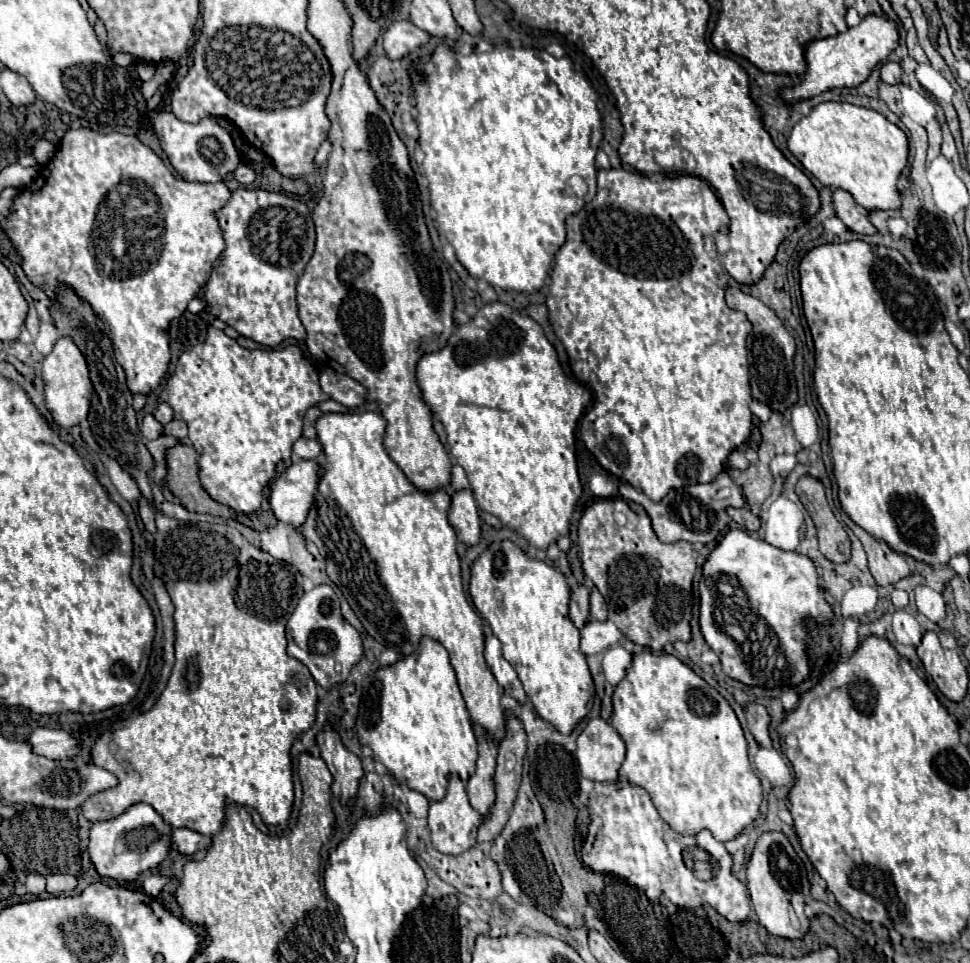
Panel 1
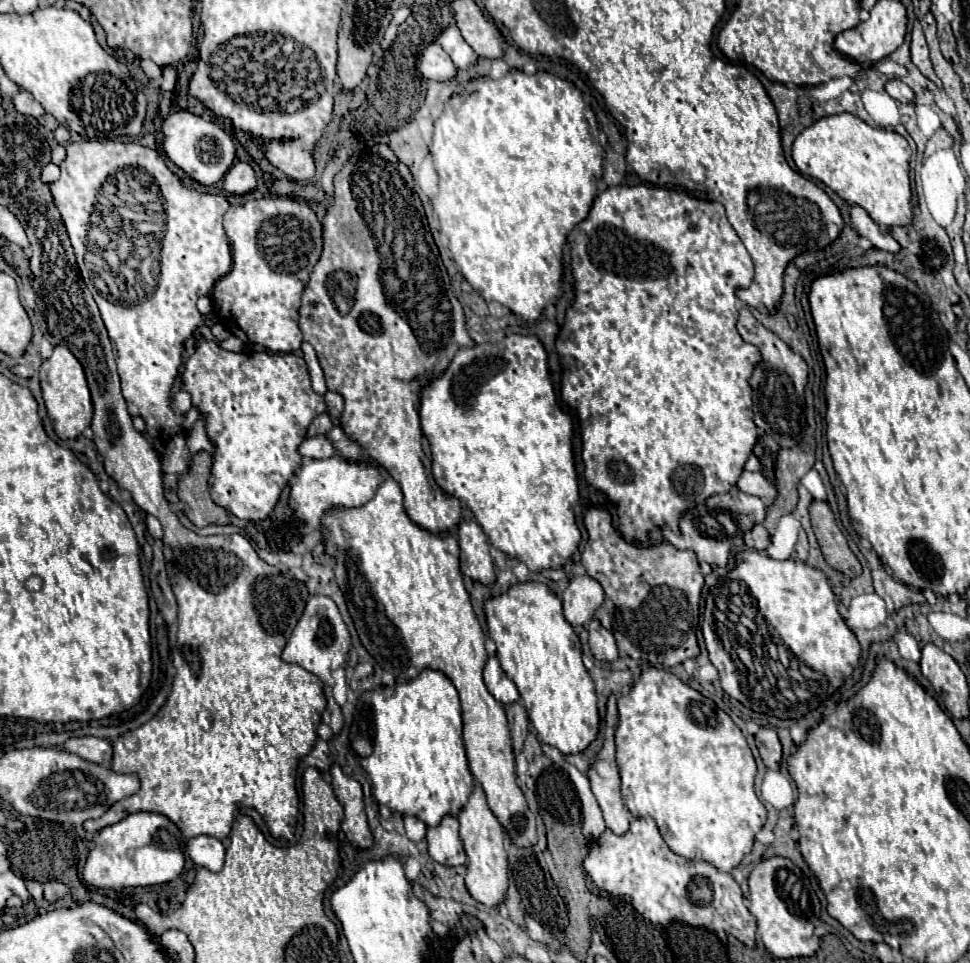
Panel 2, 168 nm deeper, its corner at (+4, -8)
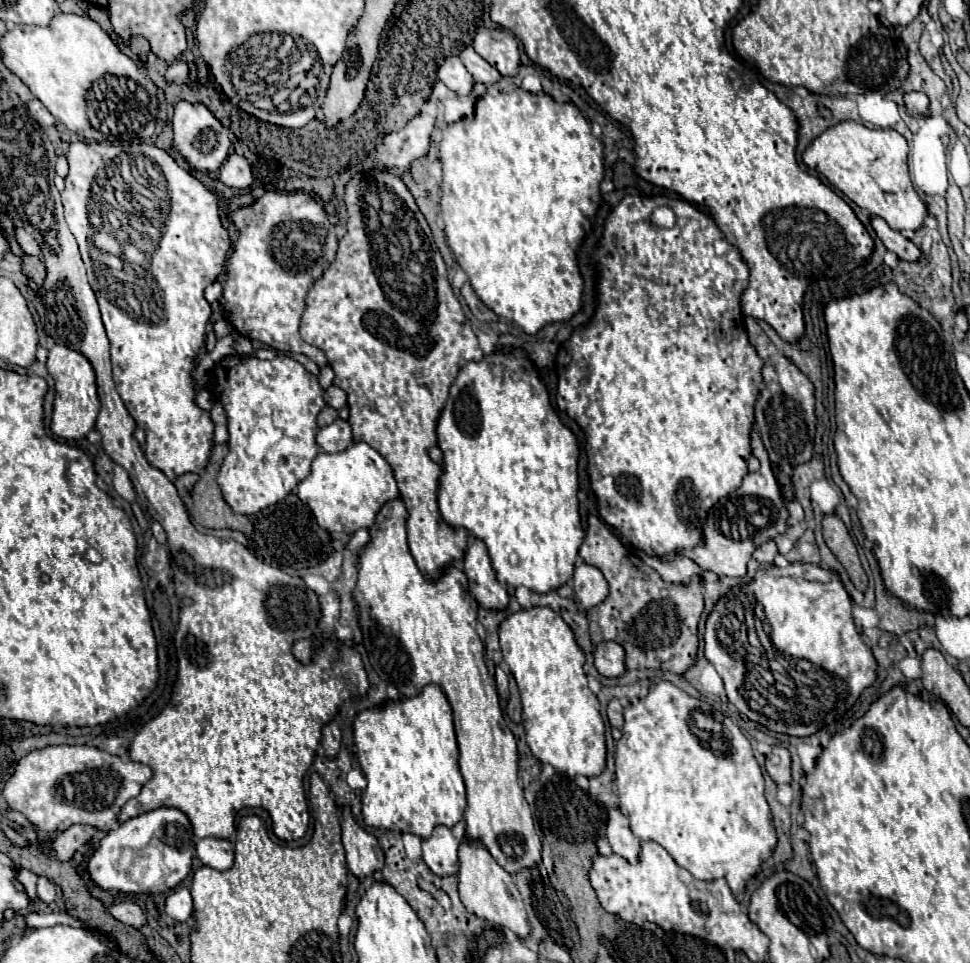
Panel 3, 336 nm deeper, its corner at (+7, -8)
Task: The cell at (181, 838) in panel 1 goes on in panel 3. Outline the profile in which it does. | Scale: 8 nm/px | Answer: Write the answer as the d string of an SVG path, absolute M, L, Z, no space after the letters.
M205 837L197 843L197 857L201 859L203 865L207 865L211 869L227 871L233 867L235 849L233 849L233 843L227 839Z

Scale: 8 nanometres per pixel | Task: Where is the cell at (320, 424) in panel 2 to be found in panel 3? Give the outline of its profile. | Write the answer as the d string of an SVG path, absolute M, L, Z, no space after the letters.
M325 407L325 409L319 413L317 423L319 423L319 427L327 427L327 425L331 425L337 417L339 417L339 411L337 411L337 409L333 409L333 407Z

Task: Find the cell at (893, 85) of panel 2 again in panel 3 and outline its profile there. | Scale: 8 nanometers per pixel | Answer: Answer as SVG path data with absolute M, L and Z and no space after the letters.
M905 93L903 97L907 113L911 117L925 117L929 115L929 97L925 93Z

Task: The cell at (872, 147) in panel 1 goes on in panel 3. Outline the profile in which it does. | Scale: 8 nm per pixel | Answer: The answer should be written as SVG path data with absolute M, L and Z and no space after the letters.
M841 121L819 135L803 153L807 167L825 175L829 183L871 215L883 217L891 229L913 233L923 227L927 205L913 189L907 171L907 139L895 129L869 129L855 121Z

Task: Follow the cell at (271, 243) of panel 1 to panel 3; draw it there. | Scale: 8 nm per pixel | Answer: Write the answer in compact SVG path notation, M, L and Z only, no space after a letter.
M267 191L261 199L253 205L241 207L239 211L231 213L235 227L239 229L239 239L233 245L233 251L227 261L227 281L223 283L223 309L227 313L227 321L247 339L257 339L269 347L279 351L303 353L319 367L329 365L325 353L299 337L299 321L305 309L305 297L311 285L321 279L325 269L335 261L337 253L337 235L335 227L329 221L321 203L317 203L305 191L293 193L277 193Z

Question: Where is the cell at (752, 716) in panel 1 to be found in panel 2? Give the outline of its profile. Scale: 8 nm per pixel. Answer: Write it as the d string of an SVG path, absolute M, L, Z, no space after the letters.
M760 727L760 731L754 735L756 747L760 751L760 757L768 769L780 769L782 759L782 745L778 741L778 735L770 727Z

